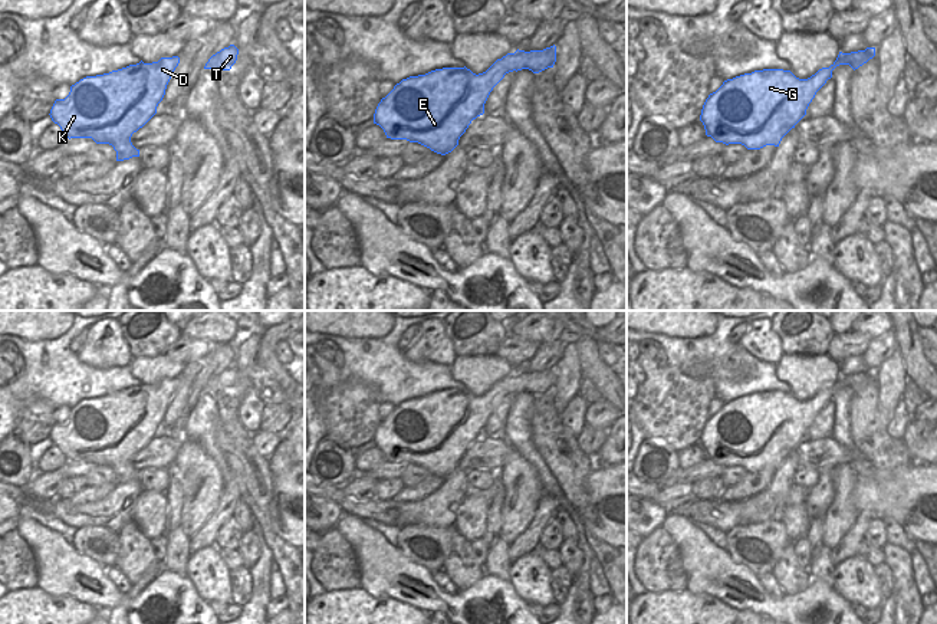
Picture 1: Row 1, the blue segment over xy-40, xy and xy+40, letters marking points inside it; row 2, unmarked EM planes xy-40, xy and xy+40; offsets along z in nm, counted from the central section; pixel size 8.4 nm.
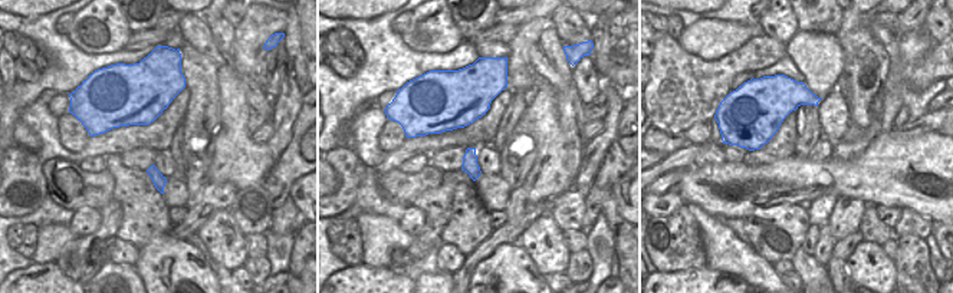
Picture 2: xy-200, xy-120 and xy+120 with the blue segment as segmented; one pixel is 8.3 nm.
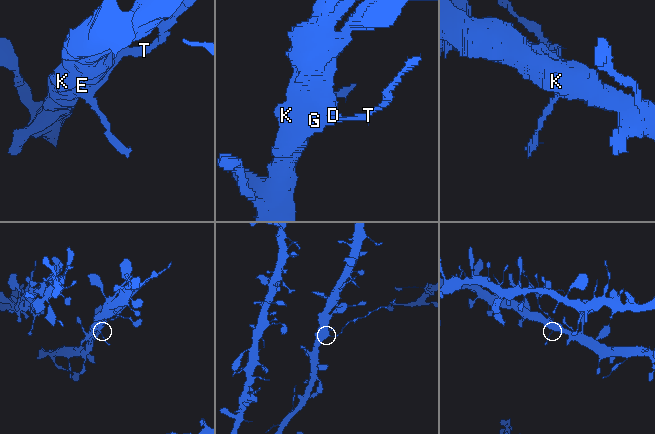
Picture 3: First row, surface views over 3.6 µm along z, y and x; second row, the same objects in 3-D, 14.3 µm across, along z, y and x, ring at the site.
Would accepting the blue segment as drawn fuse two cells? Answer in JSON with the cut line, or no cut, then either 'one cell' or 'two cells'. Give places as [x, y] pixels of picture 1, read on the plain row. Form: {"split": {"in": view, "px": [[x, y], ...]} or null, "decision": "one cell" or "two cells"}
{"split": {"in": "xy", "px": [[502, 380], [508, 386], [506, 390], [509, 393]]}, "decision": "two cells"}

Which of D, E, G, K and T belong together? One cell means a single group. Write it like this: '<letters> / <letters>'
D E G K / T

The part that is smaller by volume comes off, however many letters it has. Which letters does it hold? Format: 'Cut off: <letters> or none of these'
Cut off: T

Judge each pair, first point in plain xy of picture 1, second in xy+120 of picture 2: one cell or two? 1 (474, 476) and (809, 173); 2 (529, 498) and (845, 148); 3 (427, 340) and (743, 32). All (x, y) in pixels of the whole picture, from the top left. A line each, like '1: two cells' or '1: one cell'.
1: two cells
2: two cells
3: two cells

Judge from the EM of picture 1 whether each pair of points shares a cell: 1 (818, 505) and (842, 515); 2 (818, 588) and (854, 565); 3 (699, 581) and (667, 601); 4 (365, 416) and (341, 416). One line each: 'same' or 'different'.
1: different
2: different
3: different
4: same

